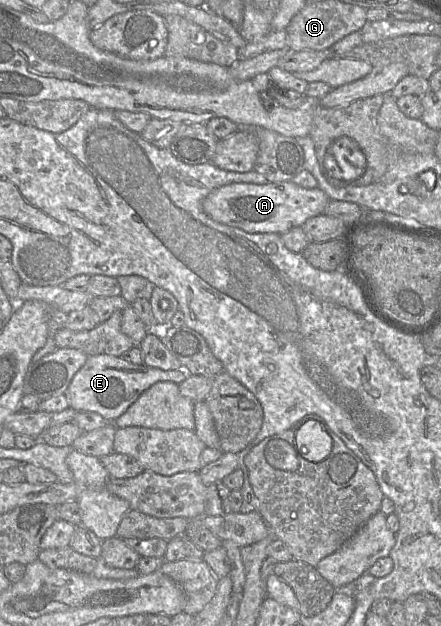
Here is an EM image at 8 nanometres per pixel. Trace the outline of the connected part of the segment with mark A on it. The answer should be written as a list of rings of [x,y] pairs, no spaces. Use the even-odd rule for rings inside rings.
[[[291,180],[268,182],[263,185],[254,183],[231,183],[212,191],[202,202],[204,212],[214,221],[239,228],[249,233],[283,234],[294,227],[299,227],[308,219],[323,214],[330,198],[320,188],[303,188]]]

